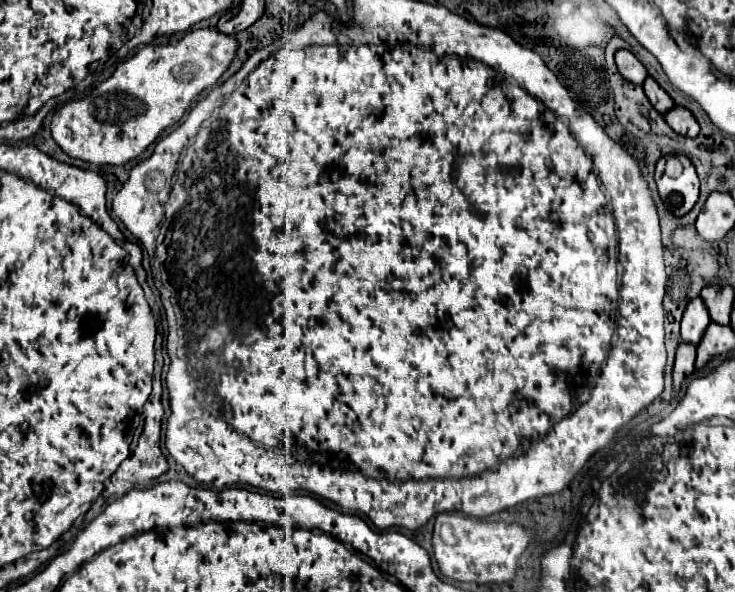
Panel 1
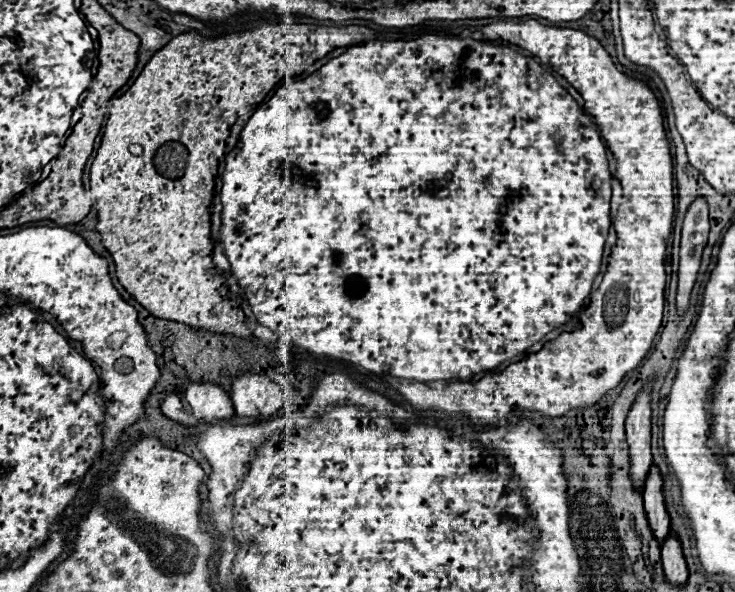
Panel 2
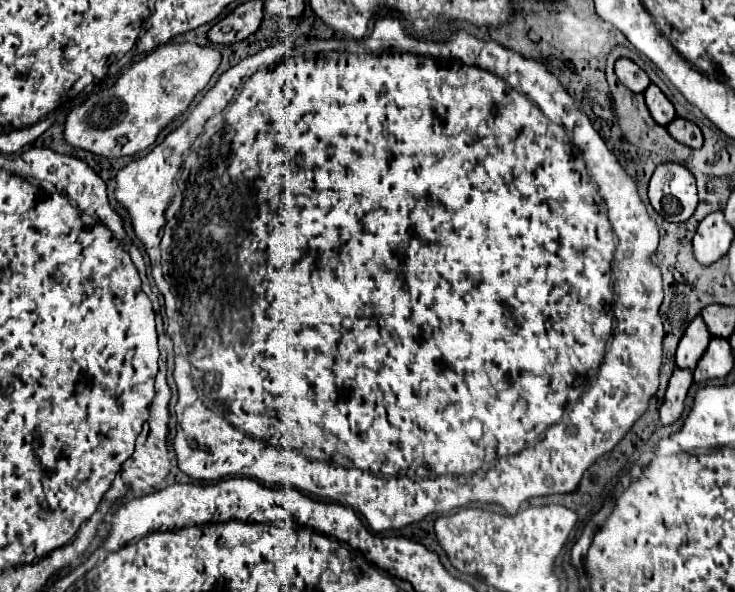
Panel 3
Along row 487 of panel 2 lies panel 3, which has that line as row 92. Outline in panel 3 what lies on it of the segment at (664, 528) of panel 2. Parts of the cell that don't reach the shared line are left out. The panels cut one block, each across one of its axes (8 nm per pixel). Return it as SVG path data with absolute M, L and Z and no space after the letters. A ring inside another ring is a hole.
M650 84L648 90L644 92L644 96L646 96L646 106L648 106L652 118L656 120L656 124L668 126L676 118L672 102L662 94L662 90L656 84Z

